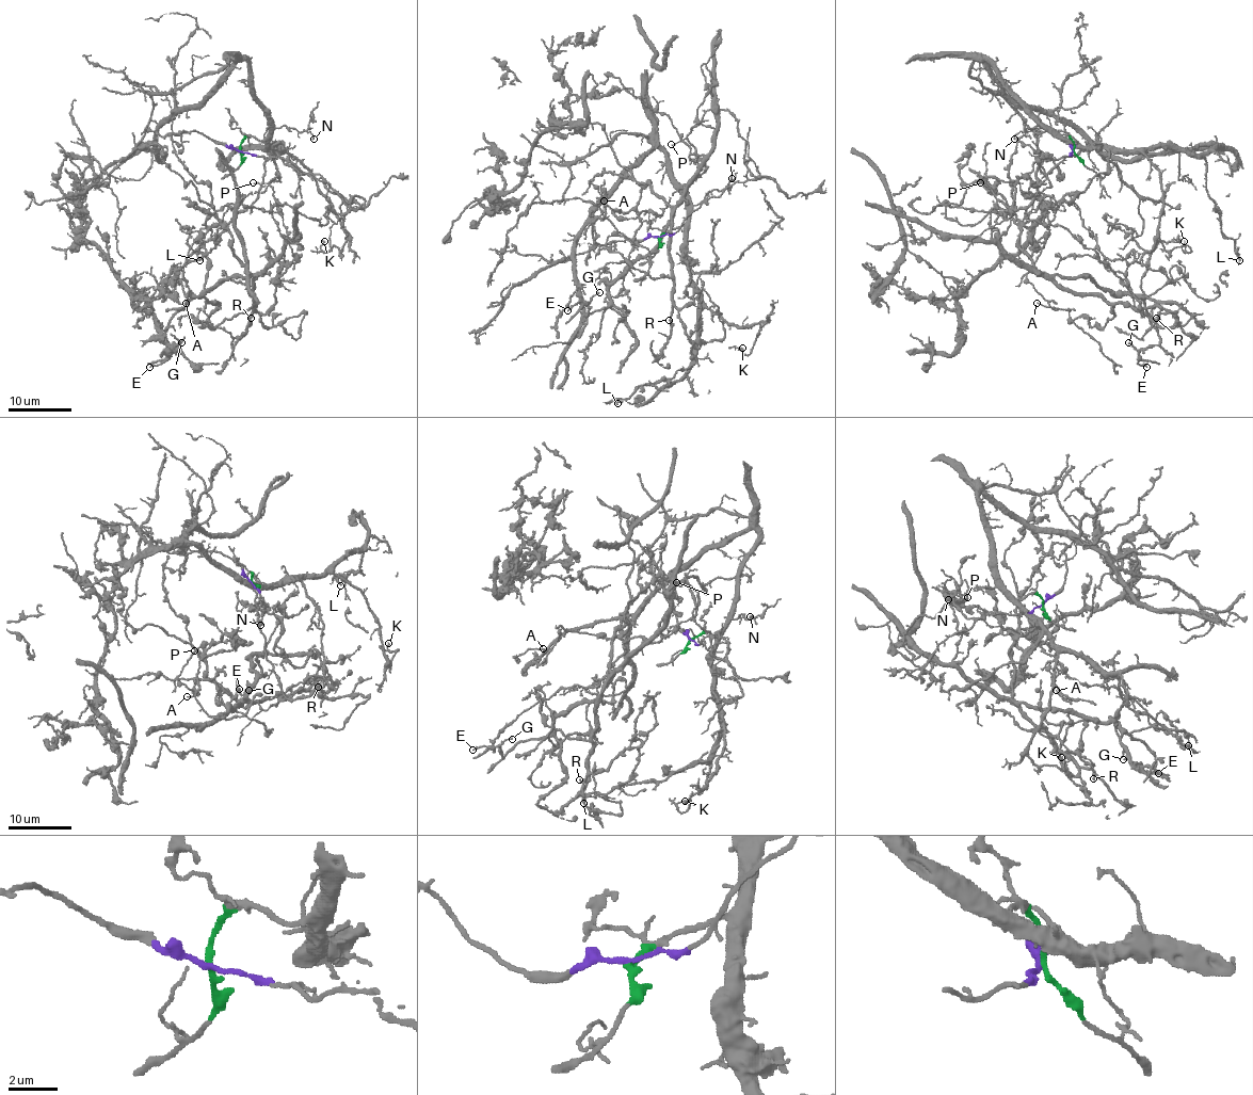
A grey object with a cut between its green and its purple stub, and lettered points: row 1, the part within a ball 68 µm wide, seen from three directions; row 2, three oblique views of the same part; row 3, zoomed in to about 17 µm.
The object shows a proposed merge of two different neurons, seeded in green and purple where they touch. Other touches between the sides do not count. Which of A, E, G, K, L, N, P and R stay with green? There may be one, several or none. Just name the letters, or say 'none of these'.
K, L, N

